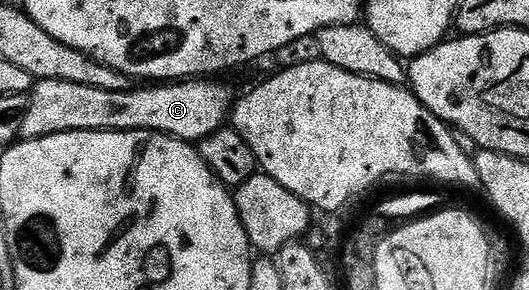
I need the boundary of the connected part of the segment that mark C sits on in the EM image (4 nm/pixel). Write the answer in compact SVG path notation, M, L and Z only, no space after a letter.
M192 77L186 81L135 85L129 91L114 91L41 79L29 92L25 121L21 121L21 136L23 139L40 139L66 131L156 131L195 145L224 126L231 113L233 94L229 88L215 82L219 81Z

